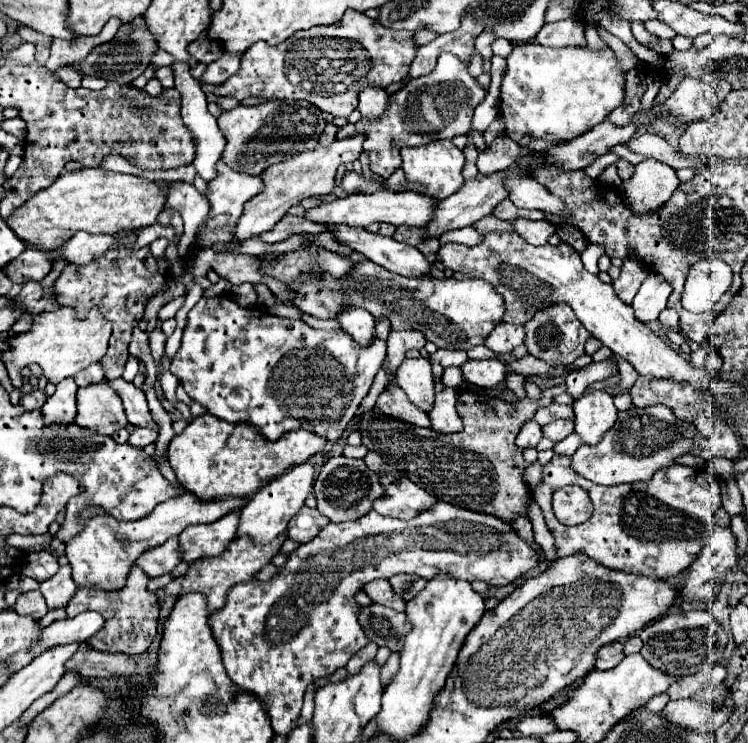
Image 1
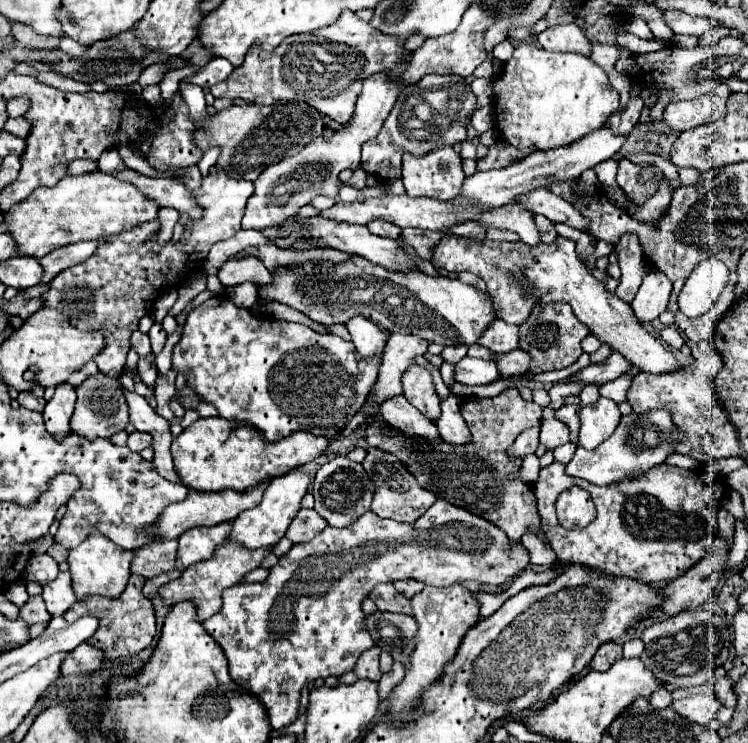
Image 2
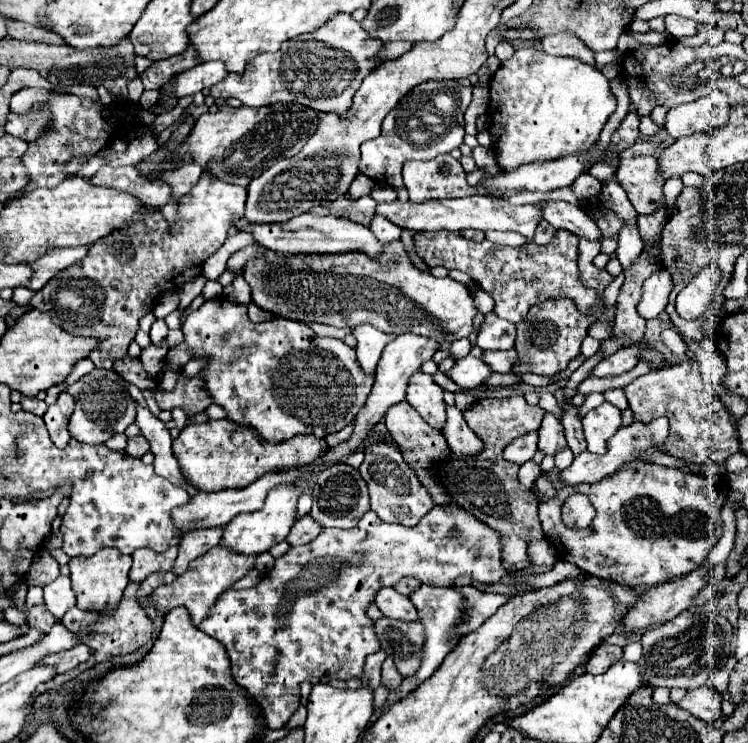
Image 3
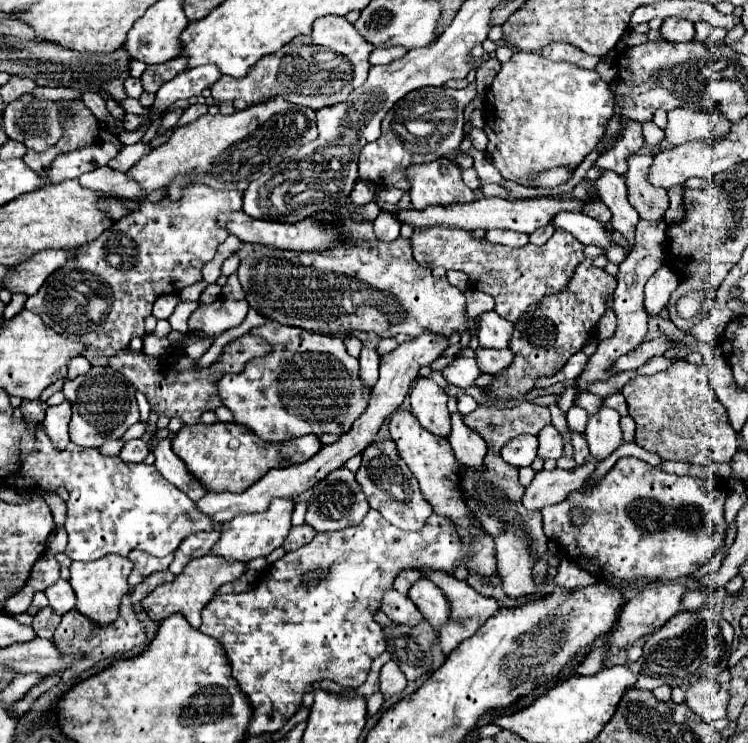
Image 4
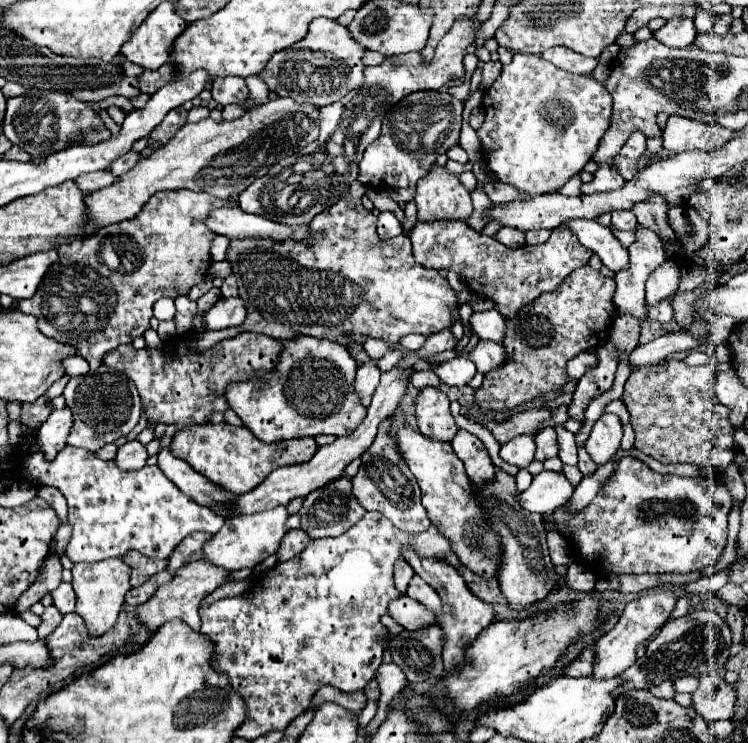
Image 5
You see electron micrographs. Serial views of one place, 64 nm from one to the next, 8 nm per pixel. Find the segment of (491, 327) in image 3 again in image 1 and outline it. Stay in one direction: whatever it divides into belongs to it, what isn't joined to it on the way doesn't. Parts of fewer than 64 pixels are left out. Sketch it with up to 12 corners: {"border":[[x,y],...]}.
{"border":[[500,324],[484,342],[508,354],[524,342],[524,328]]}

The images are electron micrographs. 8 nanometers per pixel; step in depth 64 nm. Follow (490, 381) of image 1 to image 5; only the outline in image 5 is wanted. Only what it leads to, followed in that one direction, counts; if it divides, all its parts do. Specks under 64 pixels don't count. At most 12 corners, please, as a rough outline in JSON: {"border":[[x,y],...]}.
{"border":[[464,356],[442,362],[438,378],[448,386],[466,386],[476,366]]}

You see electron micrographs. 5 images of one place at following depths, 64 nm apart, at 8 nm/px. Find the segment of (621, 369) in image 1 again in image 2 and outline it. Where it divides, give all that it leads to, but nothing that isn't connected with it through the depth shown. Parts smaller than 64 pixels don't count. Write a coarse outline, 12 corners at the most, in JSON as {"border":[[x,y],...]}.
{"border":[[624,372],[614,382],[600,386],[600,396],[624,402],[632,374]]}

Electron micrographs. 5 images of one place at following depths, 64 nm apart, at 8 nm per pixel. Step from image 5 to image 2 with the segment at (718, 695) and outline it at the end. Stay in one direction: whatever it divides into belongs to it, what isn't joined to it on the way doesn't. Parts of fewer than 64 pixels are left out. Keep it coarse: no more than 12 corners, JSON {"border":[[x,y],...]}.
{"border":[[714,692],[672,702],[688,722],[710,726],[720,708]]}

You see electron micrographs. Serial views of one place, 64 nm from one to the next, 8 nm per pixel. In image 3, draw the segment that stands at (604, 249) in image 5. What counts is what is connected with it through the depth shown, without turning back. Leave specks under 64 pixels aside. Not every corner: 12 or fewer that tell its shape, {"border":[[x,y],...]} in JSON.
{"border":[[542,200],[544,218],[554,228],[588,240],[602,240],[594,220],[578,206]]}

